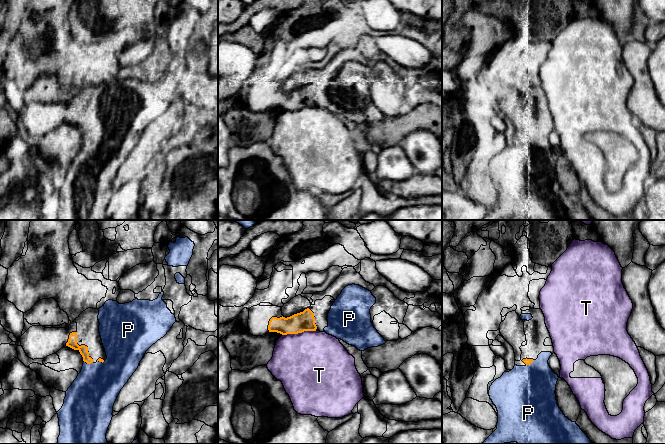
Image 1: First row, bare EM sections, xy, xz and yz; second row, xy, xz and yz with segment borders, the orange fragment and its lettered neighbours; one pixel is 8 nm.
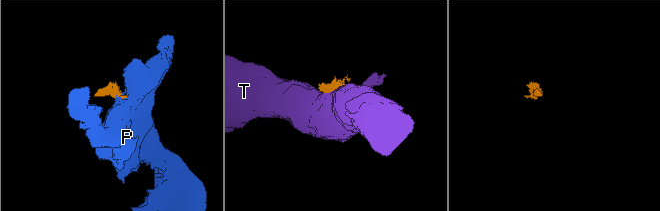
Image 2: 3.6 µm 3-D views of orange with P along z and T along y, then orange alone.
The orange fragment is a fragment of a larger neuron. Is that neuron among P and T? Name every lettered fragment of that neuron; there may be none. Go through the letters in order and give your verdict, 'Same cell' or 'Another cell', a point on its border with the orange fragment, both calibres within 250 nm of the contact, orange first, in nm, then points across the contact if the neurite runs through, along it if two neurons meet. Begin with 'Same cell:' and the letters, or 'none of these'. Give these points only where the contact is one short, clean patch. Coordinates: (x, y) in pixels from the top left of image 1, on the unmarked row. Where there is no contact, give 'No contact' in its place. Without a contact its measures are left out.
Same cell: P
P: Same cell. Touches orange at xy (88, 139). Thickness 80 nm (orange) against 380 nm
T: Another cell. Touches orange at xz (298, 108). Thickness 160 nm (orange) against 480 nm. Boundary: xz (315, 106), (304, 106), (282, 111)

